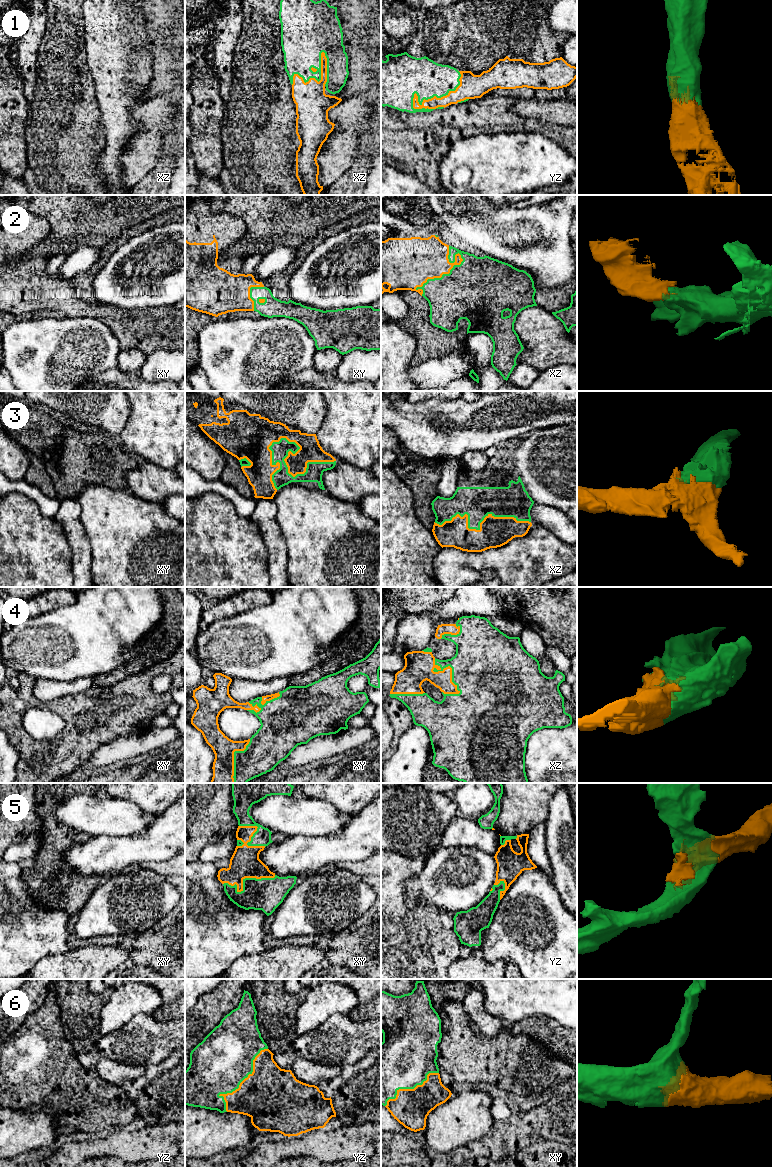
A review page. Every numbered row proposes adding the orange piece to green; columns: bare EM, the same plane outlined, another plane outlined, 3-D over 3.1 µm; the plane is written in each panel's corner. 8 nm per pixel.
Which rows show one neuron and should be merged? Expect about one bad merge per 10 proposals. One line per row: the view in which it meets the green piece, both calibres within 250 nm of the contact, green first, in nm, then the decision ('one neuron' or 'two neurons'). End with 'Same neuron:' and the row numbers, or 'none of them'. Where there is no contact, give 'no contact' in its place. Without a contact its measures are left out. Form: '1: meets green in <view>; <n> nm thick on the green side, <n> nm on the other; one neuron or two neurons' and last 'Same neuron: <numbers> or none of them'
1: meets green in yz; 300 nm thick on the green side, 120 nm on the other; one neuron
2: meets green in xz; 440 nm thick on the green side, 360 nm on the other; one neuron
3: meets green in xy; 140 nm thick on the green side, 200 nm on the other; one neuron
4: meets green in xz; 500 nm thick on the green side, 200 nm on the other; one neuron
5: meets green in xy; 260 nm thick on the green side, 240 nm on the other; one neuron
6: meets green in yz; 460 nm thick on the green side, 440 nm on the other; one neuron
Same neuron: 1, 2, 3, 4, 5, 6

